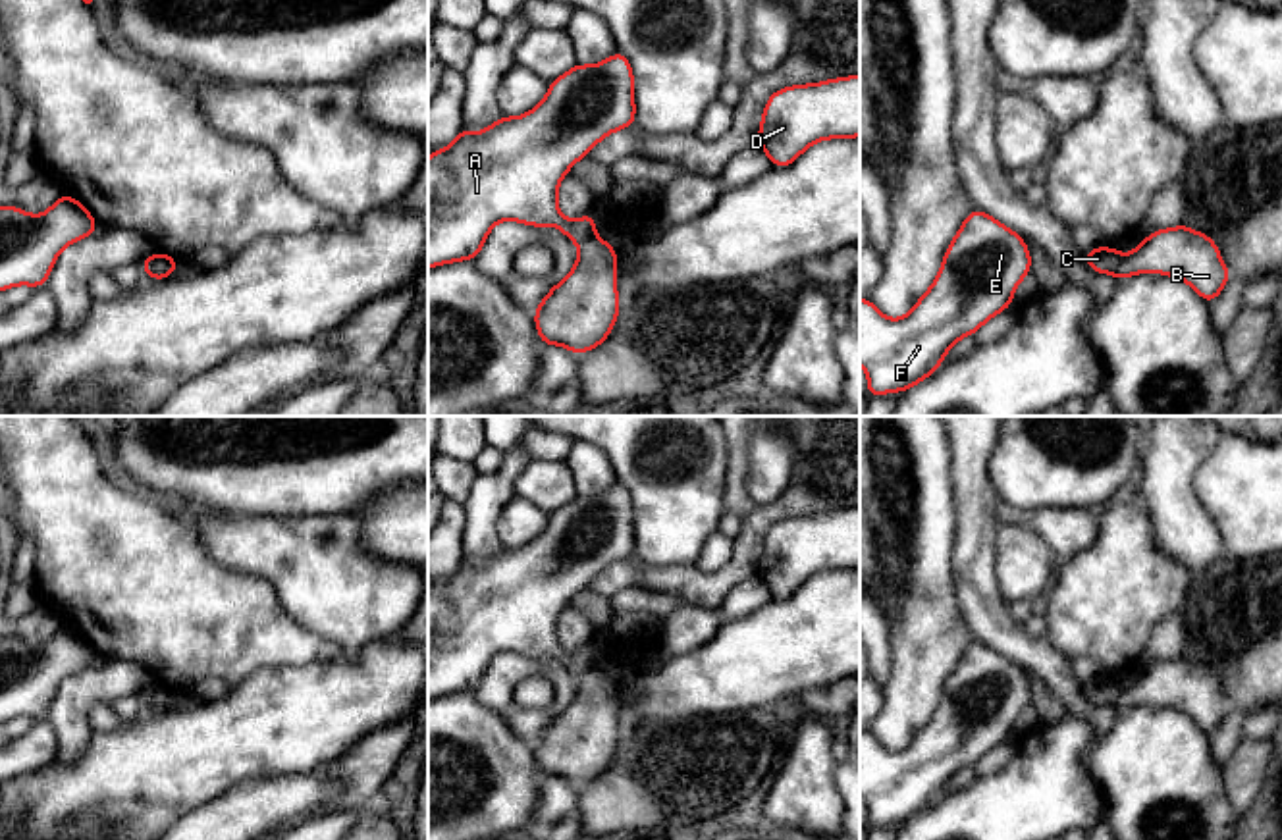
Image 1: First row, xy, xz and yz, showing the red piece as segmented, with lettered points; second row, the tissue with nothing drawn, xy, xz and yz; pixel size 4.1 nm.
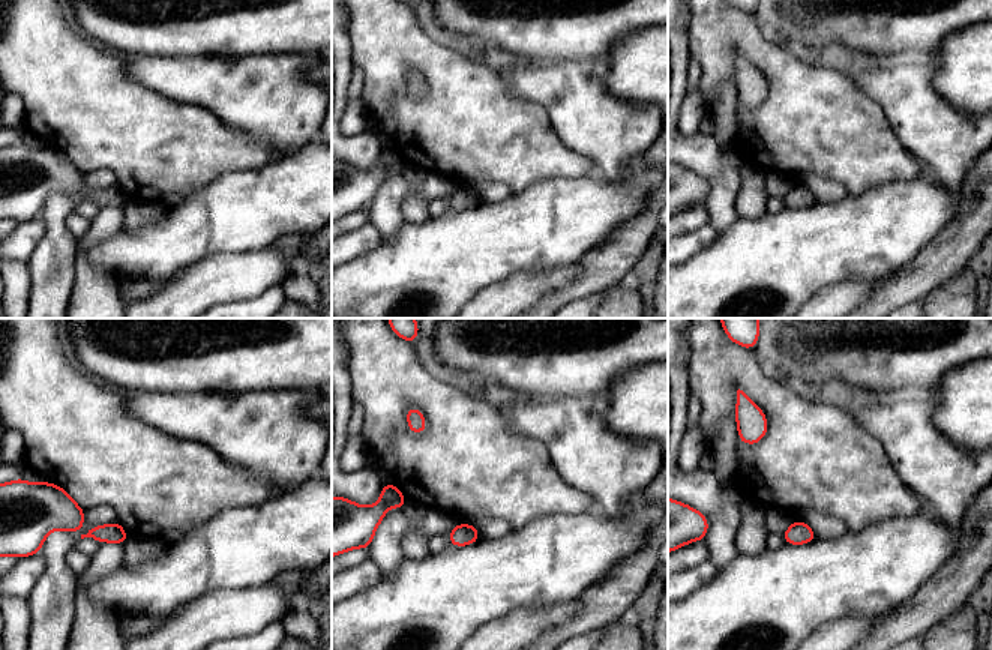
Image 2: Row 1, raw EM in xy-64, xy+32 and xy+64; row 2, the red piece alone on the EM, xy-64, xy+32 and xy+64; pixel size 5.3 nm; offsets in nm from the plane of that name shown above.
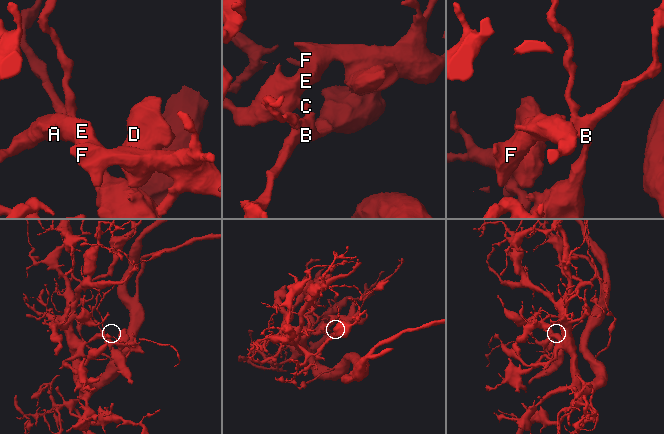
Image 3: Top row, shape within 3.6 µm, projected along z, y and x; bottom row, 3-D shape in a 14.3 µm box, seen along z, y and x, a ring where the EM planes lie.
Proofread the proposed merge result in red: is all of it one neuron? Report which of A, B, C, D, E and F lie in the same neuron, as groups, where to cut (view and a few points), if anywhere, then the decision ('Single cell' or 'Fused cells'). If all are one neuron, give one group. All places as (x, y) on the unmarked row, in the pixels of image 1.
Groups: A C D E F / B. Split along yz (1121, 688), (1113, 706). Fused cells

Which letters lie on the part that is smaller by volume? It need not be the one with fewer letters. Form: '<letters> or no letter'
B

